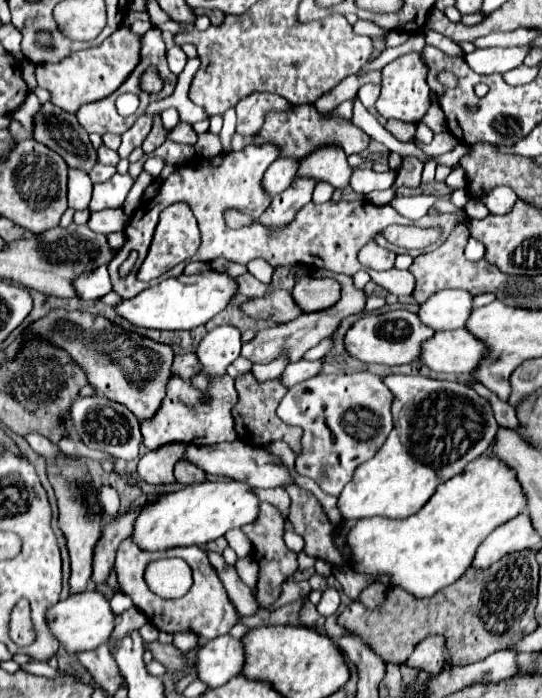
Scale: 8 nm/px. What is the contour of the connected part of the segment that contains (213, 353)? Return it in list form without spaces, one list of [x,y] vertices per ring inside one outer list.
[[[217,326],[211,330],[201,344],[197,346],[197,358],[201,364],[201,372],[191,378],[191,386],[203,394],[201,402],[209,402],[209,384],[213,378],[221,378],[227,374],[227,366],[239,358],[241,350],[241,332],[235,326]]]

